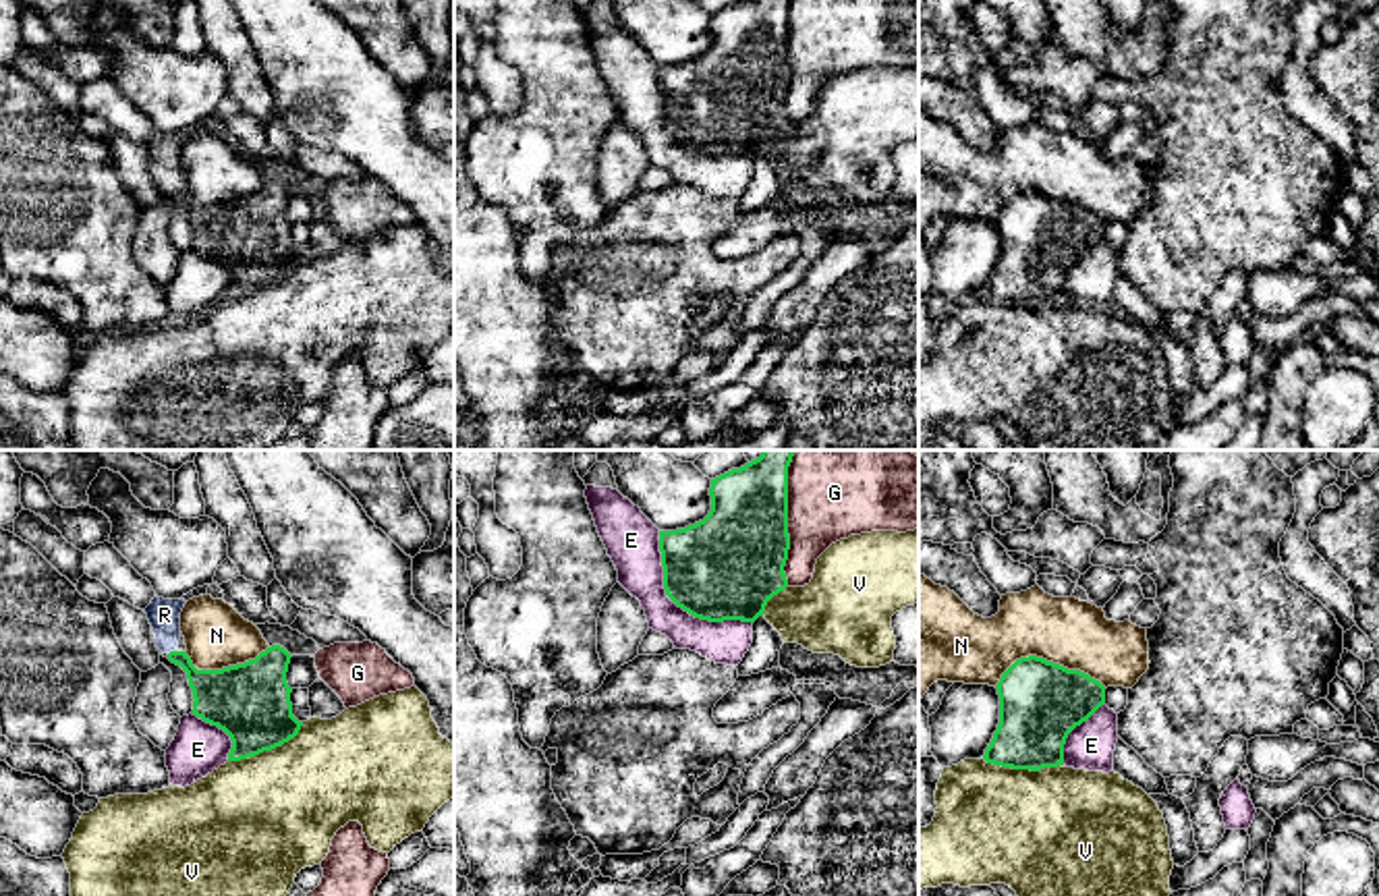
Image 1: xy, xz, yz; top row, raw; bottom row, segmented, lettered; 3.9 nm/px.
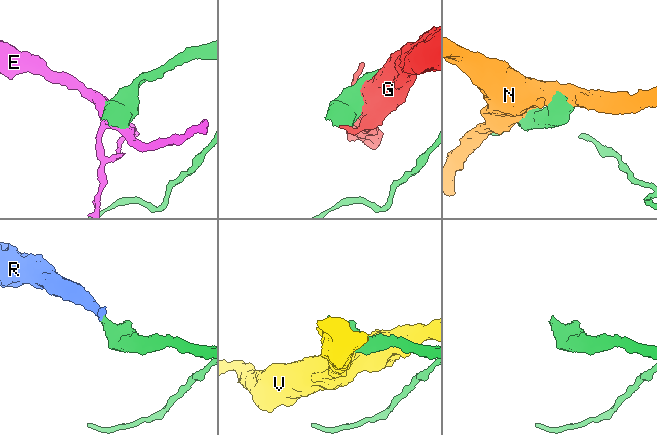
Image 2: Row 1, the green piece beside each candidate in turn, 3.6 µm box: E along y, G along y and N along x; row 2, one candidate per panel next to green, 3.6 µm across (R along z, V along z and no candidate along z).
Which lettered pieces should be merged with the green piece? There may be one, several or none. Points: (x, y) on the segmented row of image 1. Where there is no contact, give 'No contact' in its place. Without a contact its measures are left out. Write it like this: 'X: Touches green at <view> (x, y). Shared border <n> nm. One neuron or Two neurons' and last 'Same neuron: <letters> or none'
E: Touches green at xz (679, 606). Shared border 500 nm. Two neurons
G: Touches green at xz (786, 519). Shared border 550 nm. Two neurons
N: Touches green at yz (1050, 662). Shared border 440 nm. Two neurons
R: Touches green at xy (171, 652). Shared border 40 nm. One neuron
V: Touches green at xy (268, 749). Shared border 340 nm. Two neurons
Same neuron: R

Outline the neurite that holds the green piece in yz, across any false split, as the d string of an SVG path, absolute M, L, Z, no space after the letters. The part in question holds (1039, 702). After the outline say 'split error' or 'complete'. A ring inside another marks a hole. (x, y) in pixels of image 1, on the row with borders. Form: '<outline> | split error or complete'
M1037 655L1016 660L995 689L1000 724L983 759L1012 769L1064 765L1068 734L1105 703L1099 680Z | complete

